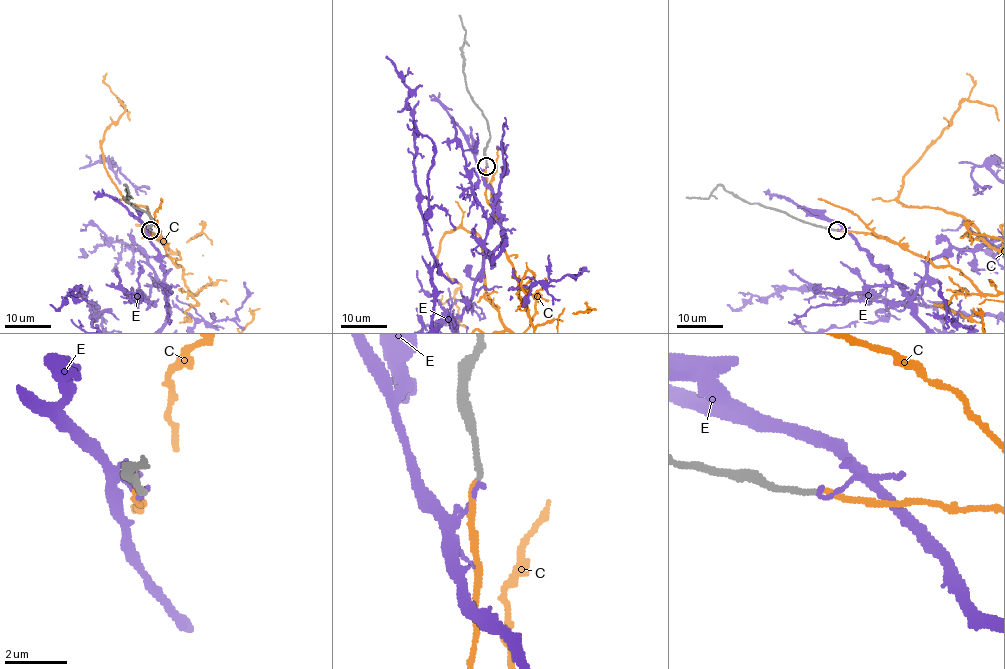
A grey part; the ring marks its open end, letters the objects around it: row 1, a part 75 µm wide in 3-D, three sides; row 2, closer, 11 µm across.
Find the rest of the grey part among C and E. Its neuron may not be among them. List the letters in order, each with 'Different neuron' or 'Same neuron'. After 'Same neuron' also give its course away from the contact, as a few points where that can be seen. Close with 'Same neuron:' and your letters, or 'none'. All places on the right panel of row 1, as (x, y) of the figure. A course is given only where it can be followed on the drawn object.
C: Same neuron
E: Different neuron
Same neuron: C

